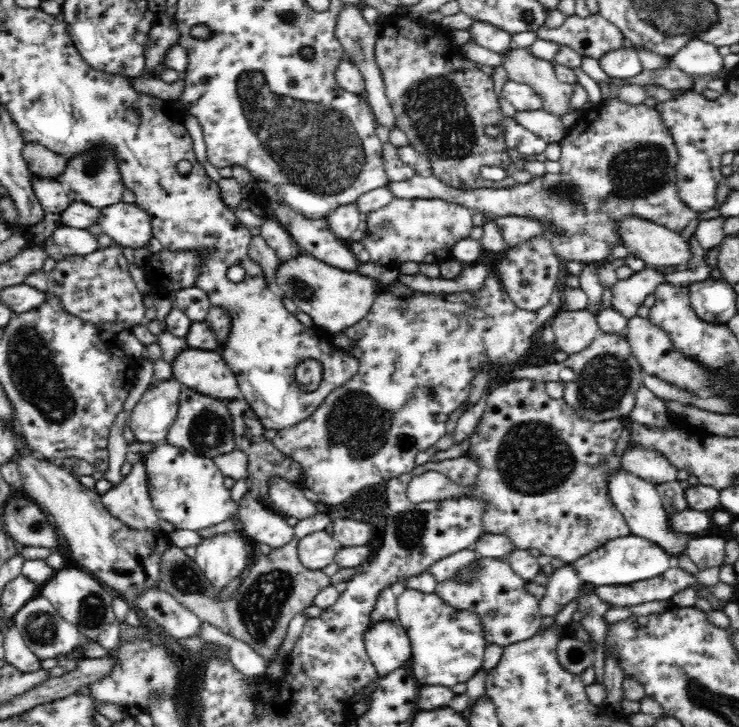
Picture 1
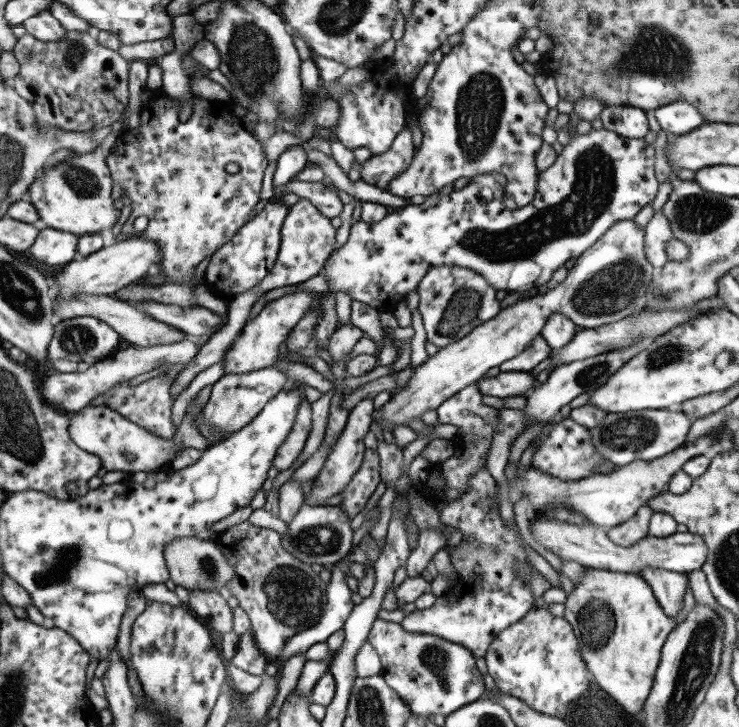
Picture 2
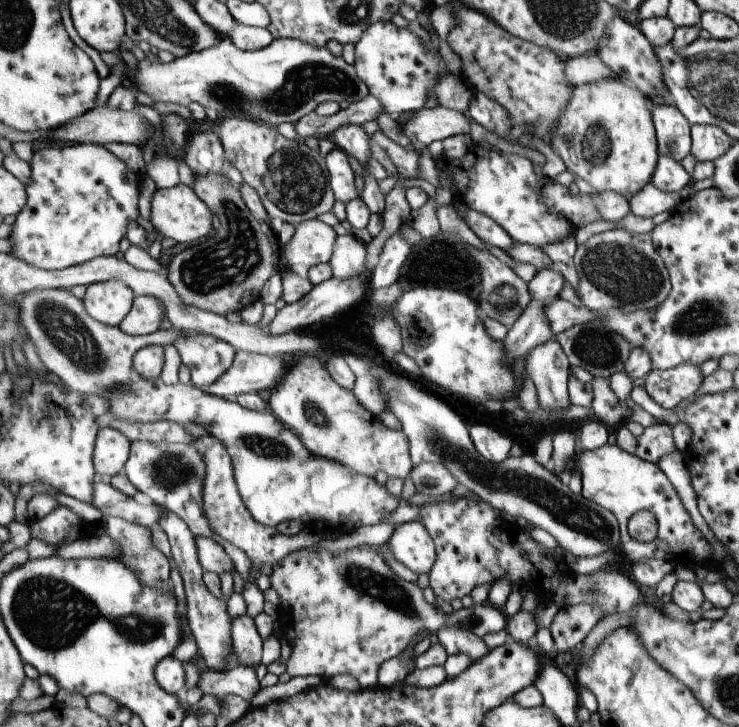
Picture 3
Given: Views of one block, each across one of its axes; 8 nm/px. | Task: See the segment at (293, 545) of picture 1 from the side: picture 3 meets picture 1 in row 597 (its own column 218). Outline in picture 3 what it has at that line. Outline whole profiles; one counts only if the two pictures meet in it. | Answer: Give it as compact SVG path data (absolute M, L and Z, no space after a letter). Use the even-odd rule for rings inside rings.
M226 175L196 176L189 187L218 216L220 228L214 237L176 254L167 269L168 280L186 306L224 317L230 312L239 313L256 301L263 284L276 272L272 246L262 231L261 222L246 206L239 187Z

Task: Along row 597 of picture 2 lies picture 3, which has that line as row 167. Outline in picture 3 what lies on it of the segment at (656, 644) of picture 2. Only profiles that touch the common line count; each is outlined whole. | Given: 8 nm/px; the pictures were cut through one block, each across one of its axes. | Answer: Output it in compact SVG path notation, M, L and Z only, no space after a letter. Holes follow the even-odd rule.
M608 78L582 86L576 85L568 100L568 106L560 116L558 128L554 128L552 132L550 147L559 153L569 172L586 181L596 192L617 192L630 200L646 184L651 183L658 164L660 154L651 110L648 98L637 87L622 79Z

